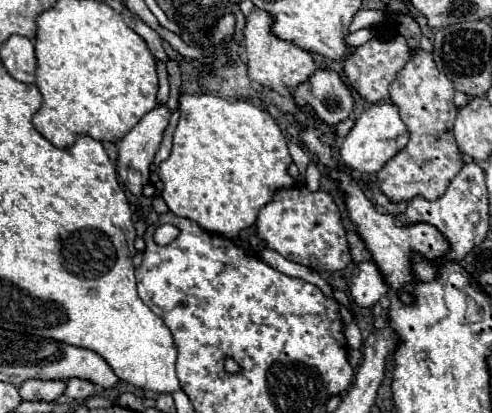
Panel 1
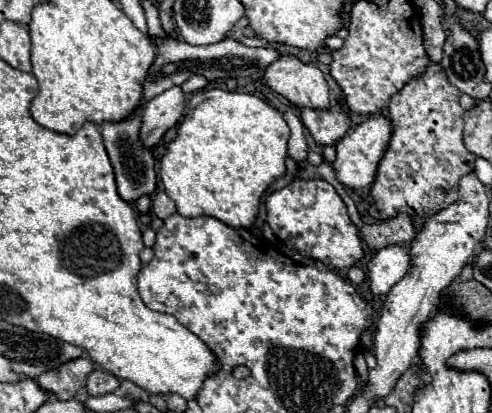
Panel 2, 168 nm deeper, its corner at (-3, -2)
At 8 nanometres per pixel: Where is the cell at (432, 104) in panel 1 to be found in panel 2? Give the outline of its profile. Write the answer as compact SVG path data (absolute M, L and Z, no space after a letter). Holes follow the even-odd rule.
M430 63L418 77L392 95L388 115L394 131L371 188L372 217L390 219L398 213L430 217L458 199L458 181L462 175L474 171L476 161L462 143L464 109L458 97L460 91L448 83L440 63Z

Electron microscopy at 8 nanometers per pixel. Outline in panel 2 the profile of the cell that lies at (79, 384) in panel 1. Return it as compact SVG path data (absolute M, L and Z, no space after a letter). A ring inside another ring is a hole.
M94 369L92 375L88 375L86 393L90 397L102 397L106 393L114 393L118 389L118 379L102 369Z

